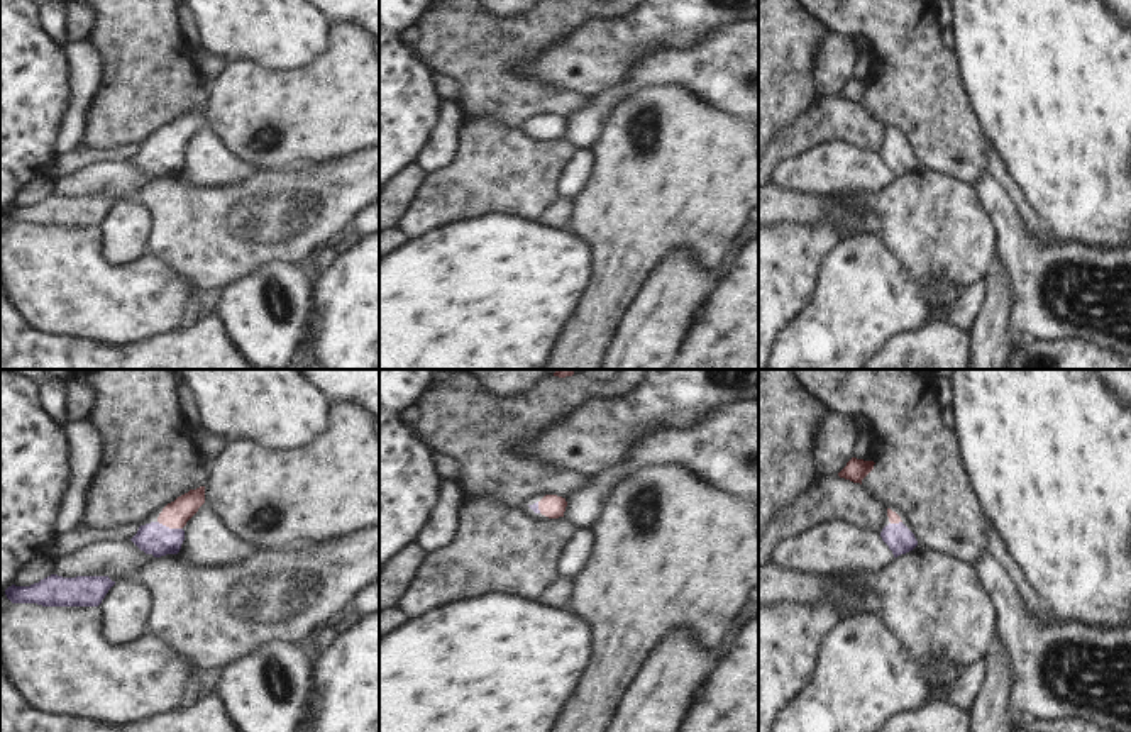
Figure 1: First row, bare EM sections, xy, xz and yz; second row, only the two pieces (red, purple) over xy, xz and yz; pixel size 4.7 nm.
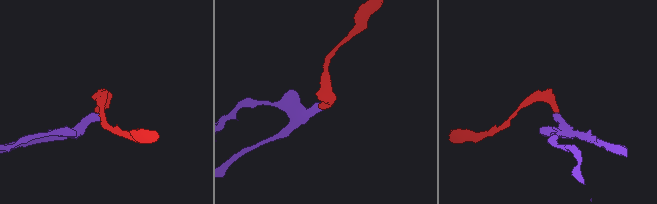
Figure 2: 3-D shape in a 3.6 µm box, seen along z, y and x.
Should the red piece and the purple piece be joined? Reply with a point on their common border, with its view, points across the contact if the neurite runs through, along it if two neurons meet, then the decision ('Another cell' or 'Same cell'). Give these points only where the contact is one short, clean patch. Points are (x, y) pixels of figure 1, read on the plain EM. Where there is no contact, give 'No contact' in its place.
Touches red at xy (170, 148). Path across: xy (175, 136), (170, 148), (156, 160). Same cell

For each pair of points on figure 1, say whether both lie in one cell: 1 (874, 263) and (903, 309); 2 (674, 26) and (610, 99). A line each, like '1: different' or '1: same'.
1: same
2: different

